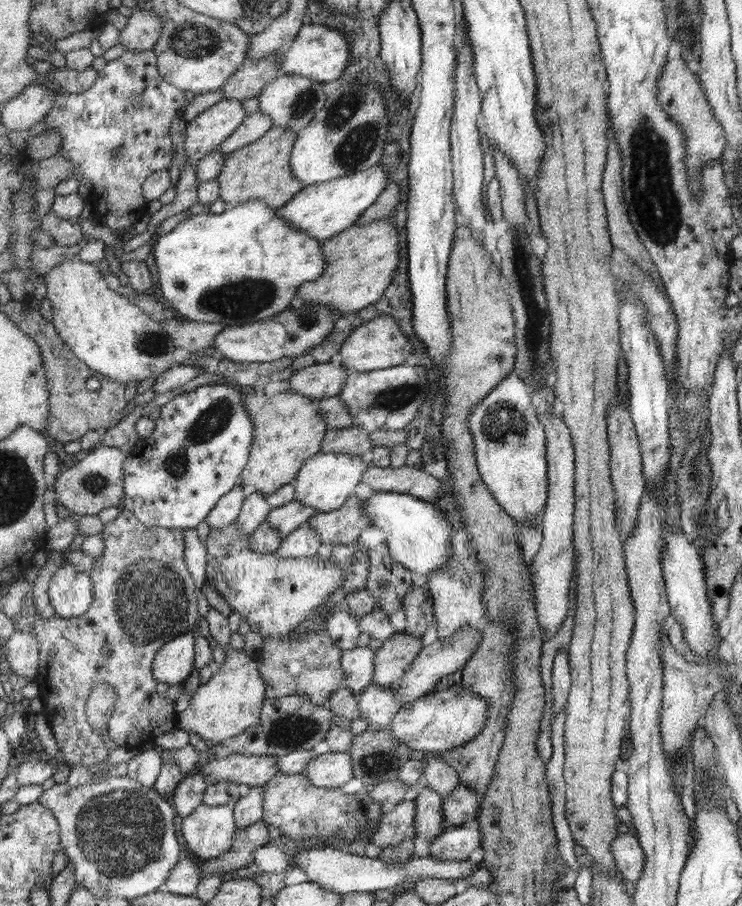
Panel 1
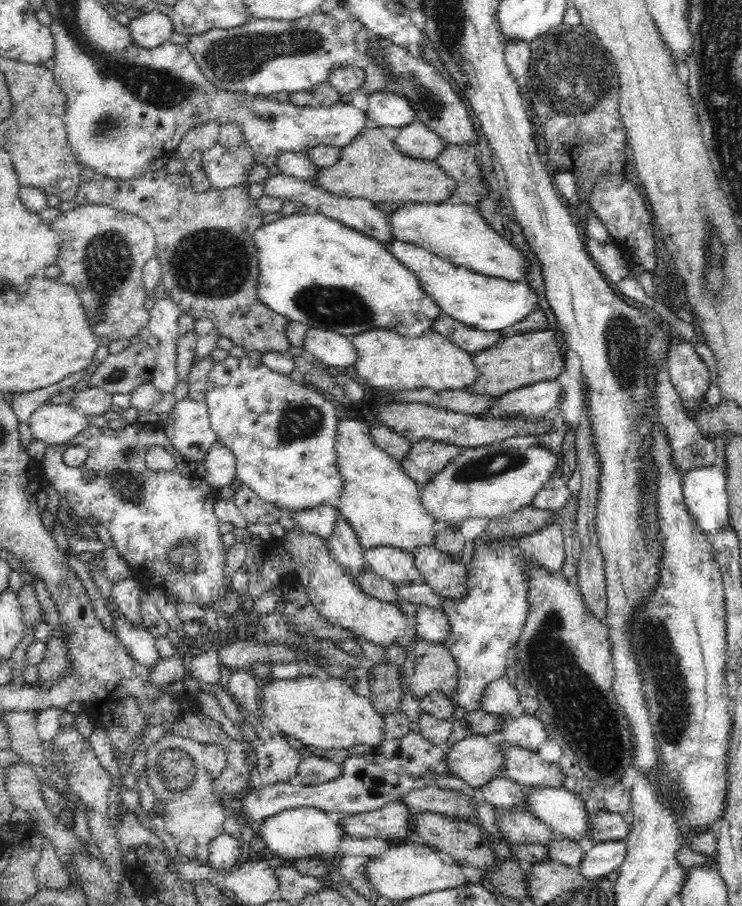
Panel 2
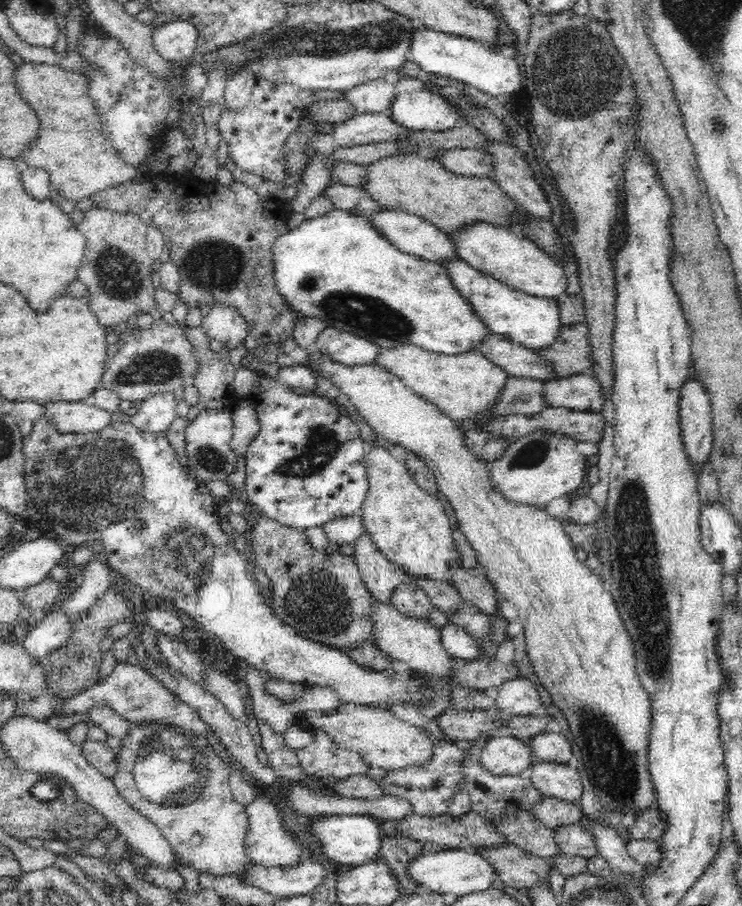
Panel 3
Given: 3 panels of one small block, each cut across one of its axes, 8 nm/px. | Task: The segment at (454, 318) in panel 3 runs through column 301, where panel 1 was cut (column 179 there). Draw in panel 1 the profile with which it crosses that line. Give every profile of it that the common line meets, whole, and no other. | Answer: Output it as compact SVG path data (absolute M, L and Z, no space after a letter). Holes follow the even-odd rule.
M258 199L229 205L220 214L204 212L191 215L169 234L158 238L154 257L160 275L160 293L171 305L173 315L188 321L218 323L225 327L244 326L283 313L298 296L300 286L316 281L327 266L321 242L288 225L279 217L277 209Z

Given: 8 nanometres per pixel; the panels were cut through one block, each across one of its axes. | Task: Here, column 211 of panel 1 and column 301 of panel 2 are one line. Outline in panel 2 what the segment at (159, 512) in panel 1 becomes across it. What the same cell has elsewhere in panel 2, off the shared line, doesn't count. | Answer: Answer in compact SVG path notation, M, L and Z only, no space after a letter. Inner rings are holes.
M228 356L222 361L212 362L212 370L208 374L205 400L206 406L208 407L208 418L211 419L212 429L218 433L218 441L222 442L224 446L228 447L234 453L235 477L240 478L242 484L248 485L248 488L252 489L261 500L276 505L285 514L286 511L294 513L309 510L308 508L318 508L322 504L333 507L338 506L338 498L344 492L344 481L342 475L340 475L339 466L336 465L336 460L338 460L338 453L336 453L335 448L336 426L339 426L339 424L338 410L334 408L332 399L329 398L326 400L325 395L318 390L314 392L314 388L306 386L305 384L296 384L296 381L290 378L289 375L273 372L268 366L263 364L261 359L250 359L247 356Z

